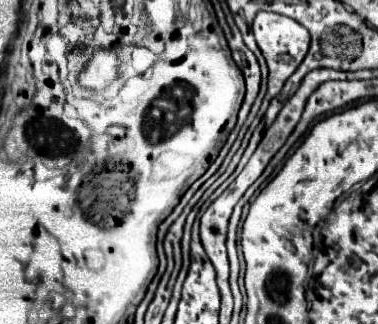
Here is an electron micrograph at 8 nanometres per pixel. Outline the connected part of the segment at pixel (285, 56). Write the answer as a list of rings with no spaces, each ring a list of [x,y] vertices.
[[[258,12],[254,22],[252,22],[252,32],[256,36],[258,48],[262,50],[270,76],[268,76],[268,94],[266,94],[266,102],[270,102],[284,86],[284,82],[294,74],[294,70],[300,66],[300,62],[304,60],[308,48],[310,48],[310,34],[308,30],[298,24],[292,18],[280,16],[280,14],[272,14],[272,12]]]

